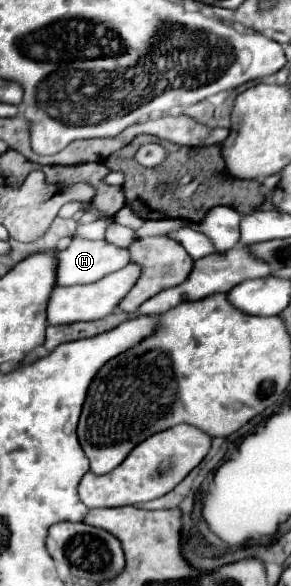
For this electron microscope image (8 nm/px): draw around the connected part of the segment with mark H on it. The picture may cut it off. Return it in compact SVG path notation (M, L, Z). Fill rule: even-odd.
M73 237L73 243L57 253L57 283L85 285L103 279L105 275L129 265L129 249L101 241Z

